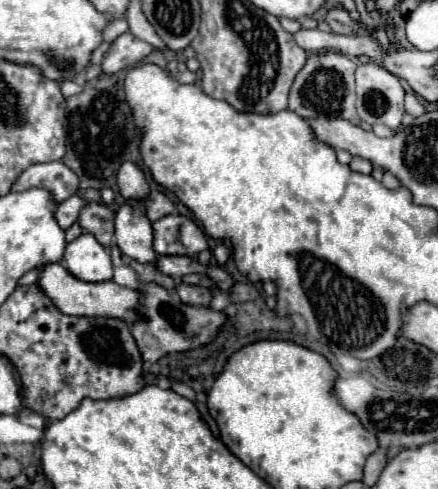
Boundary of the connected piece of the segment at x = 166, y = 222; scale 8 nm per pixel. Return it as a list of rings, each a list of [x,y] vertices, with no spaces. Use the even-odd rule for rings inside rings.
[[[166,215],[154,223],[154,251],[158,255],[194,257],[206,247],[202,229],[184,215]]]

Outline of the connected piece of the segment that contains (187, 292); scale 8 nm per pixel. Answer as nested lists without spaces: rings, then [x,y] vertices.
[[[180,283],[176,287],[180,299],[186,303],[186,305],[202,305],[202,307],[208,307],[210,301],[212,301],[212,291],[206,289],[206,287],[200,287],[200,285],[186,285],[186,283]]]

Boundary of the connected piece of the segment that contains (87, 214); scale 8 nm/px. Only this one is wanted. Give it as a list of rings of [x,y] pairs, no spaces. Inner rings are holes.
[[[88,203],[82,209],[82,215],[78,219],[80,227],[88,233],[92,233],[106,249],[112,247],[114,241],[114,211],[106,205],[98,203]]]

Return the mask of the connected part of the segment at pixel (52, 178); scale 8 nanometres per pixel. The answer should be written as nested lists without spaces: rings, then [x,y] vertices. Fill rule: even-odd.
[[[62,161],[36,163],[18,177],[12,191],[26,191],[32,187],[48,189],[56,201],[66,201],[66,197],[72,197],[78,189],[78,175]]]

